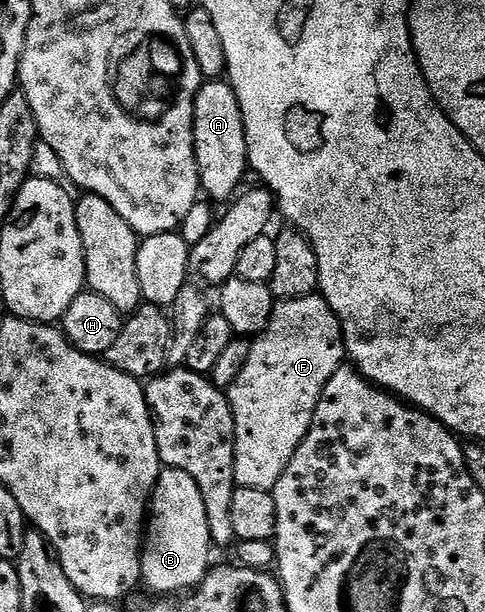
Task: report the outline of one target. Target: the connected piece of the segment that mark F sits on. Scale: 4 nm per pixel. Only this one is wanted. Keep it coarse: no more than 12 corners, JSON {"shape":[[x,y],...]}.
{"shape":[[319,292],[279,302],[228,402],[241,489],[270,491],[345,364]]}

